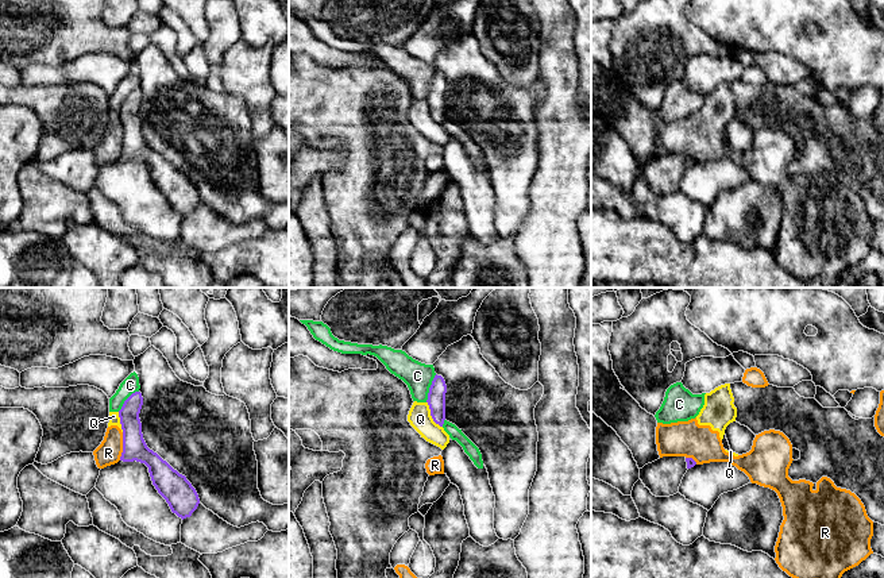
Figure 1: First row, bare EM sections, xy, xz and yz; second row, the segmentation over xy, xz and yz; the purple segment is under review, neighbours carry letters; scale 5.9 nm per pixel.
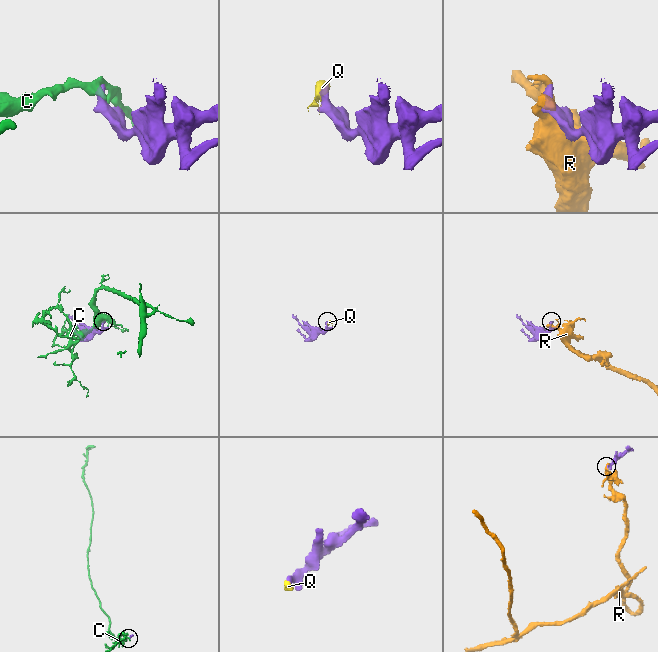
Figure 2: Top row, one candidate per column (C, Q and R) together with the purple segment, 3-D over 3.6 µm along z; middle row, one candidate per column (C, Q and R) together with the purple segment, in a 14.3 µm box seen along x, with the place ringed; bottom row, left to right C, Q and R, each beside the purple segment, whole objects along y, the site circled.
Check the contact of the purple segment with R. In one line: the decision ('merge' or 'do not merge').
do not merge

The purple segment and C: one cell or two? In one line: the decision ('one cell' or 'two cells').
two cells

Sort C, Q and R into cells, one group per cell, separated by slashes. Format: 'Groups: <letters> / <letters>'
Groups: C / Q R

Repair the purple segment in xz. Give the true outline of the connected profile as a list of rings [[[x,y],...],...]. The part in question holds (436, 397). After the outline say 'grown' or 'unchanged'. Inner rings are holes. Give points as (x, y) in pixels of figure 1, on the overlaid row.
[[[435,375],[428,393],[428,405],[431,409],[431,416],[436,424],[443,427],[445,420],[445,393],[447,385],[441,375]]]; unchanged

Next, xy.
[[[140,392],[132,393],[119,411],[123,429],[123,452],[120,461],[140,462],[148,467],[153,485],[166,500],[173,513],[182,520],[190,517],[200,504],[198,494],[185,475],[174,470],[143,439],[139,413],[143,405]]]; unchanged

